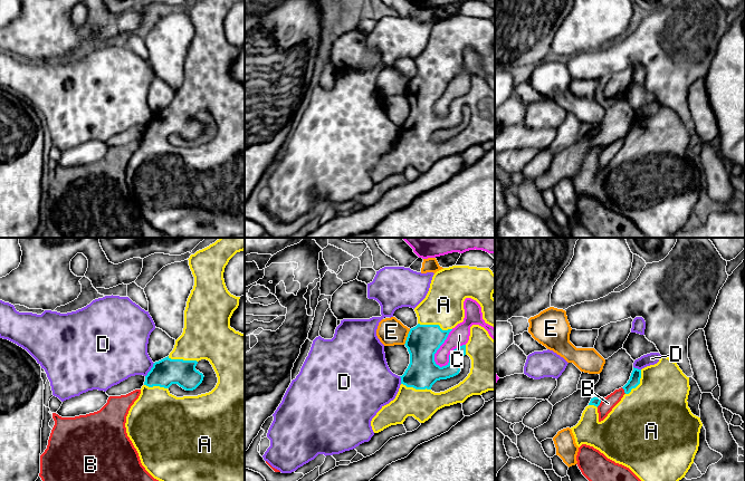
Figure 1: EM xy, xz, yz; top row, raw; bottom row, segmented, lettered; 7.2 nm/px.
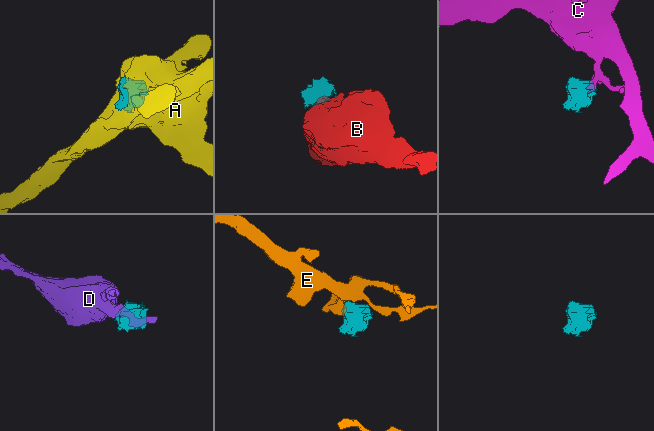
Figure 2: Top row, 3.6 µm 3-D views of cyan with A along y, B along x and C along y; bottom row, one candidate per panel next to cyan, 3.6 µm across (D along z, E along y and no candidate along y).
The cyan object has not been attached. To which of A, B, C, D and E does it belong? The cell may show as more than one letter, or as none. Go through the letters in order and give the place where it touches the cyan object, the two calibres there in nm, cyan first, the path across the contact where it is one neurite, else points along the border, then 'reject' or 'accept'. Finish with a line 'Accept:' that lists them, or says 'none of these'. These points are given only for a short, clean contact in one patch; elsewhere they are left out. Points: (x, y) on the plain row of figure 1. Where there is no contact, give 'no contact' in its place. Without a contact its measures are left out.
A: meets cyan in xz at (435, 75); 240 nm thick on the cyan side, 280 nm on the other; accept
B: meets cyan in yz at (600, 152); 60 nm thick on the cyan side, 100 nm on the other; border along yz (603, 148), (597, 156); reject
C: meets cyan in xz at (439, 97); 240 nm thick on the cyan side, 140 nm on the other; reject
D: meets cyan in xy at (151, 119); 200 nm thick on the cyan side, 360 nm on the other; border along xy (154, 113), (145, 126); reject
E: meets cyan in xz at (407, 87); 240 nm thick on the cyan side, 200 nm on the other; border along xz (410, 79), (403, 94); reject
Accept: A

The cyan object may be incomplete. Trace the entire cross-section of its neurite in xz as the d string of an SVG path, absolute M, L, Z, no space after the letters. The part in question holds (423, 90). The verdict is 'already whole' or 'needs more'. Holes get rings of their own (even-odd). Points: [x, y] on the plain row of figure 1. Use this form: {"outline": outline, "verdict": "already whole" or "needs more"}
{"outline": "M452 16L433 25L426 48L414 58L418 75L410 79L404 94L410 114L400 126L401 135L395 148L372 169L374 183L403 174L408 166L424 173L445 156L495 141L495 90L479 75L470 77L468 93L450 103L446 116L440 117L434 112L434 104L449 83L464 71L466 48L480 55L483 69L495 78L494 42L495 25L489 18ZM465 105L471 109L468 126L445 142L432 142L437 131L459 124Z", "verdict": "needs more"}

